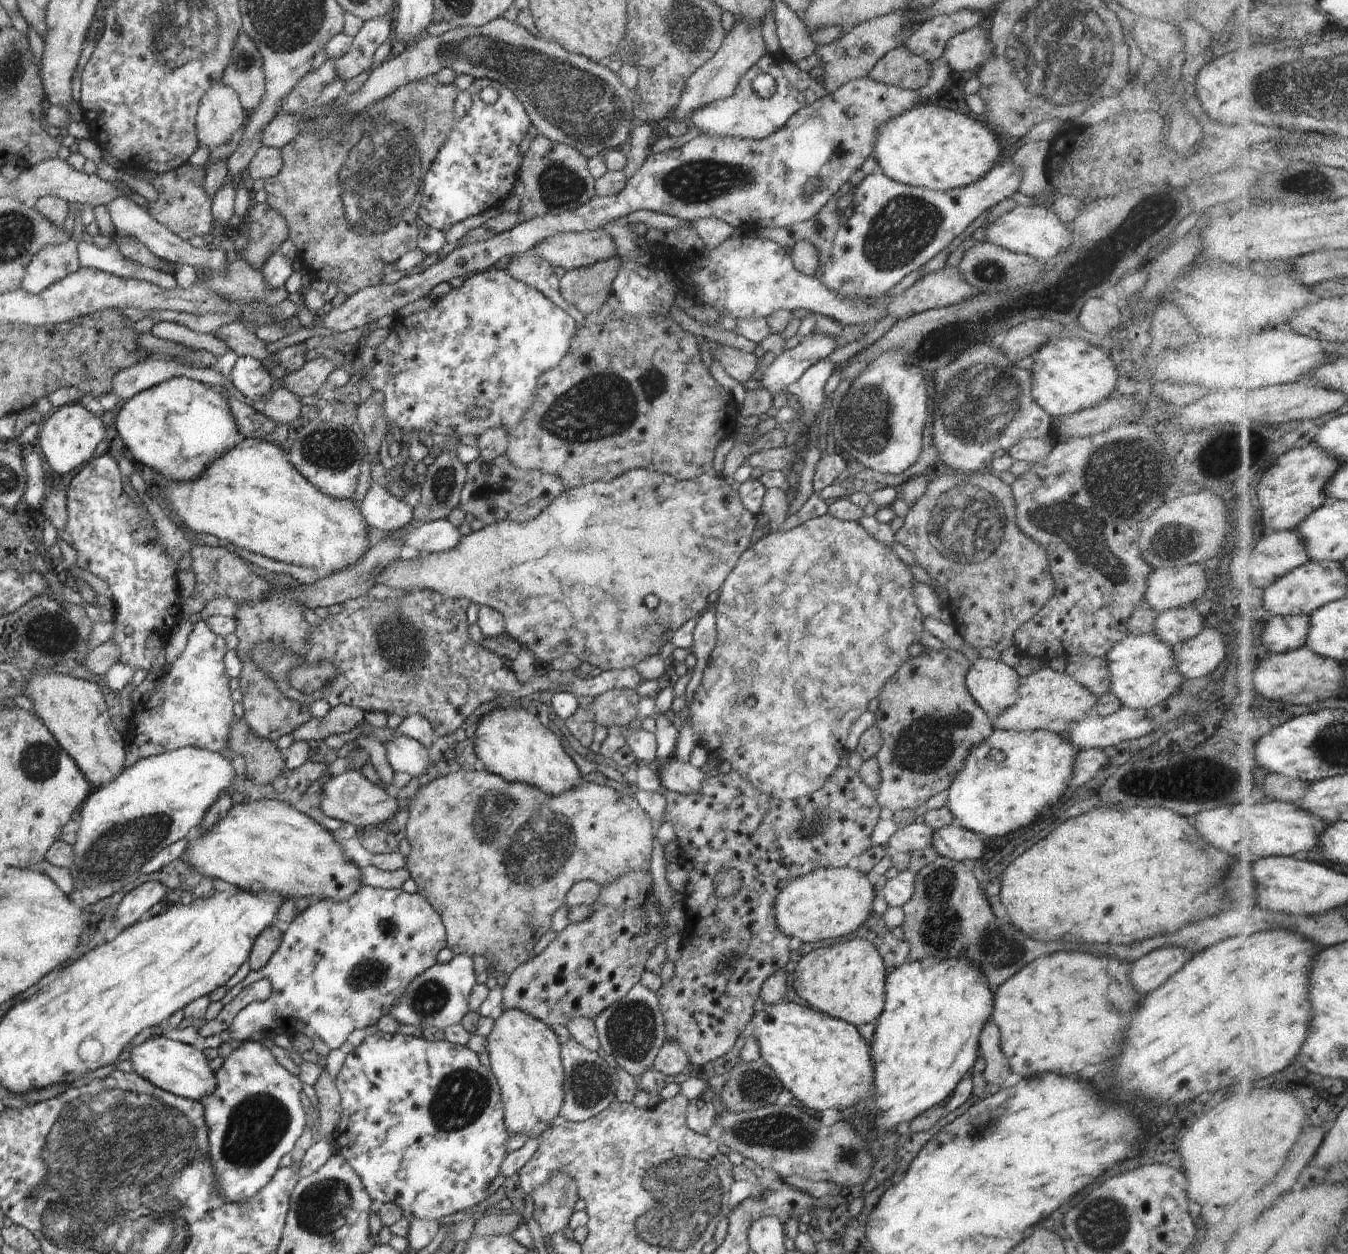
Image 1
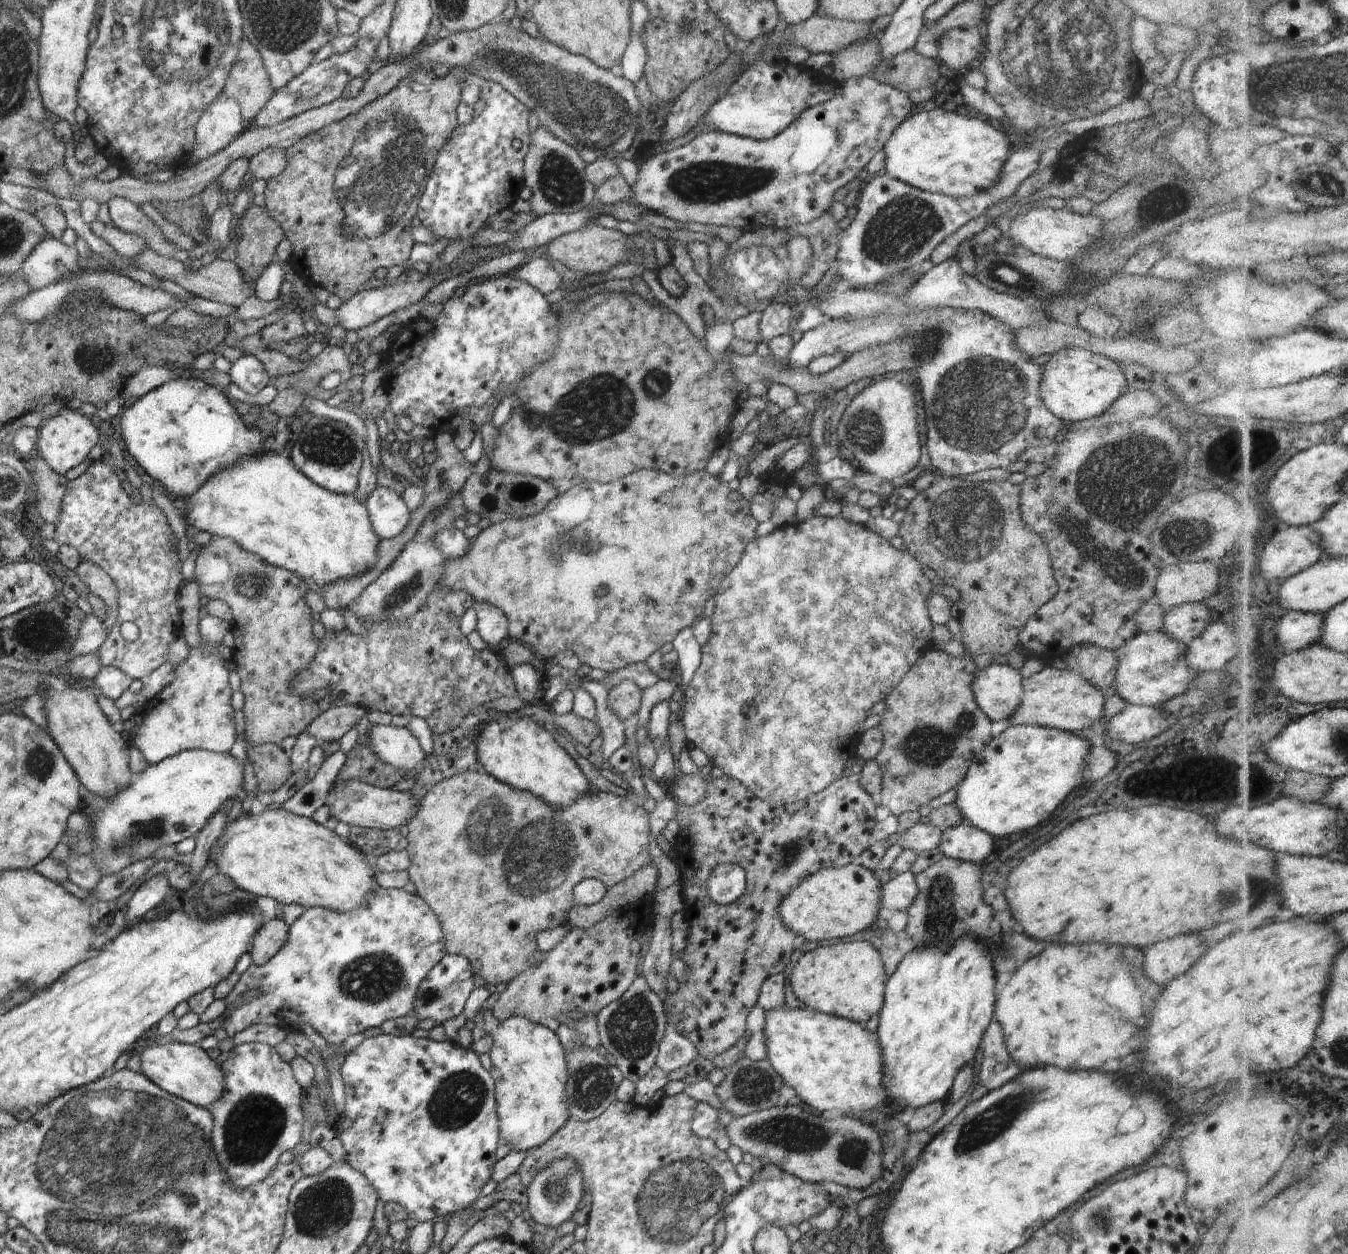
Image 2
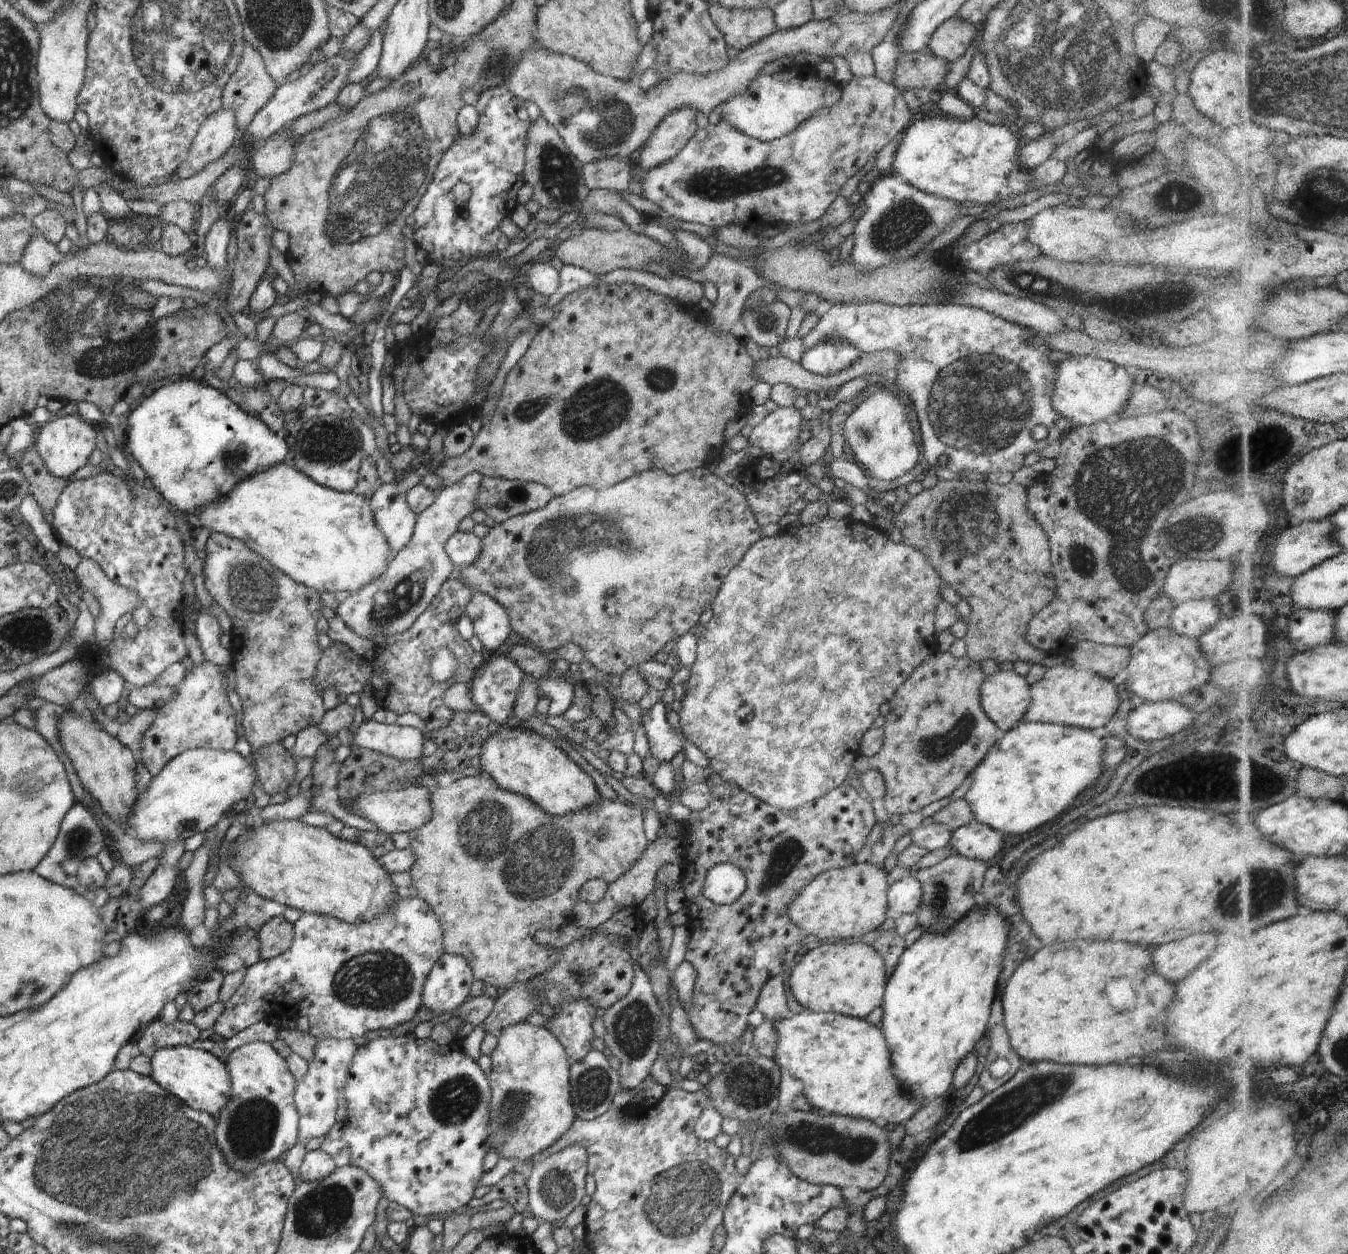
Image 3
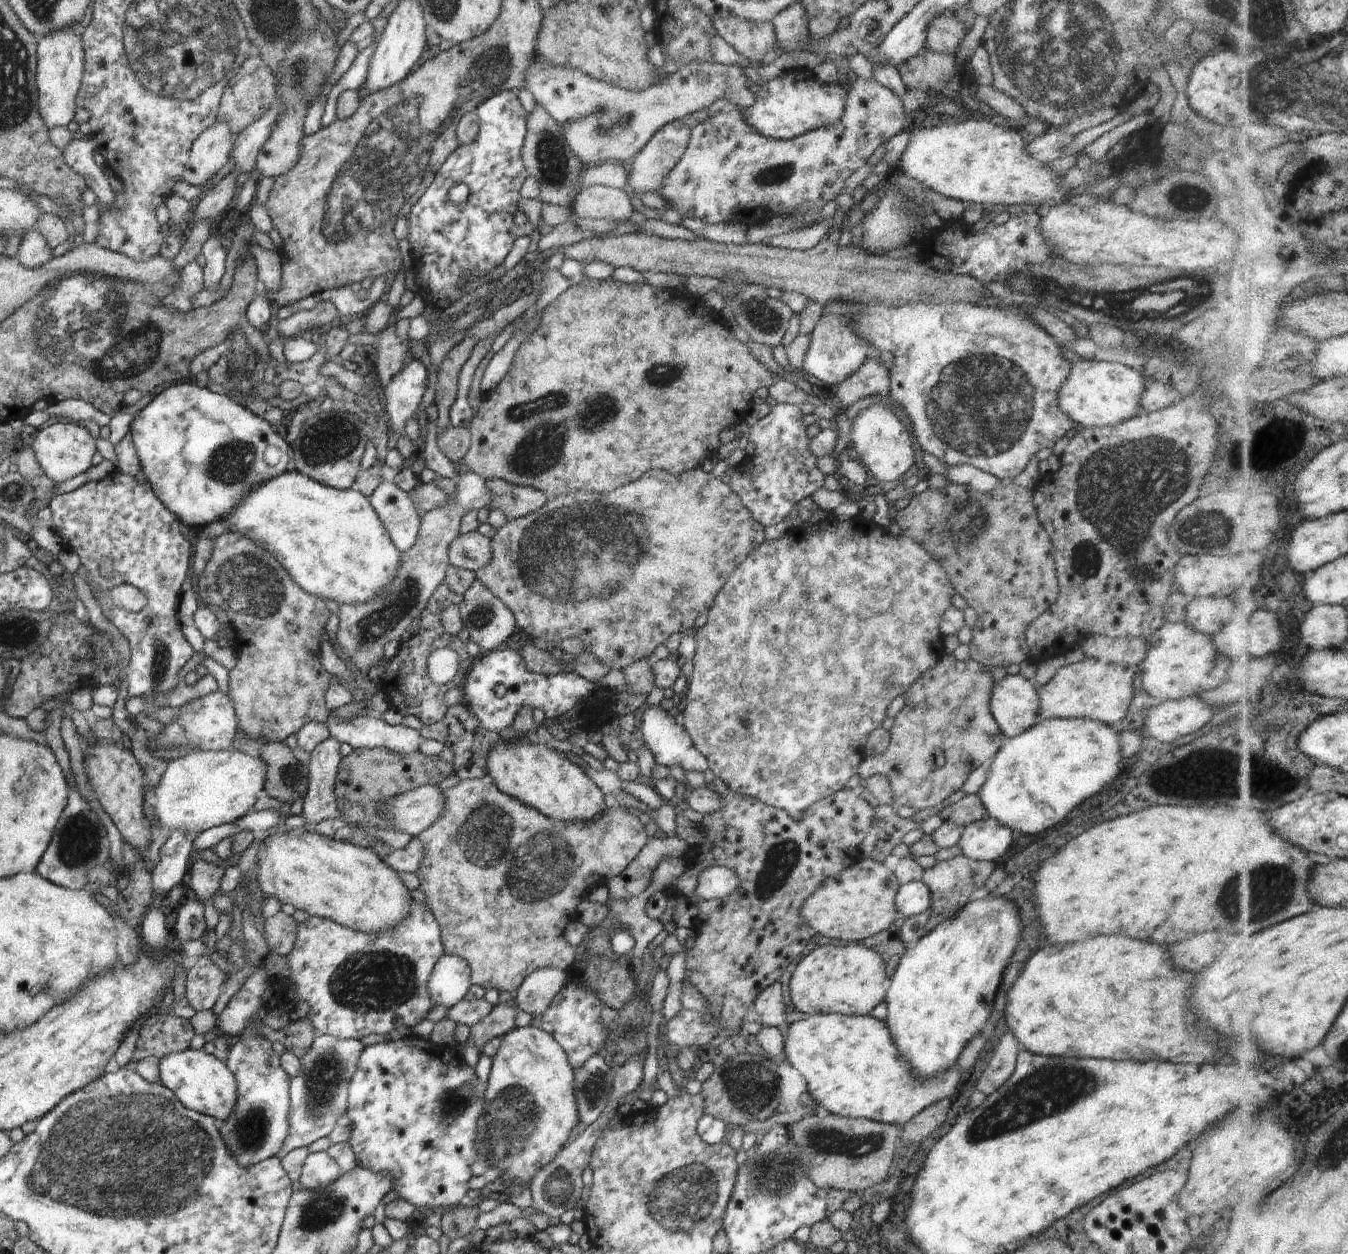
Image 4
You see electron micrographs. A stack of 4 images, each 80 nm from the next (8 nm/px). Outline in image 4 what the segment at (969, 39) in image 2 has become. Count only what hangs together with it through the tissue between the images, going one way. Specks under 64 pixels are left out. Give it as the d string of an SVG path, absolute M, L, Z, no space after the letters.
M946 11L934 15L927 24L927 49L934 53L946 53L955 55L968 28L960 19L956 18L954 12Z

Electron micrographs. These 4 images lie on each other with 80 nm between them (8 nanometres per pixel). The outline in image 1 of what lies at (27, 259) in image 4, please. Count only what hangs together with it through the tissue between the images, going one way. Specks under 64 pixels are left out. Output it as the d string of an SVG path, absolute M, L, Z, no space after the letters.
M73 237L55 245L42 247L26 265L22 288L30 294L40 294L80 267L77 240Z

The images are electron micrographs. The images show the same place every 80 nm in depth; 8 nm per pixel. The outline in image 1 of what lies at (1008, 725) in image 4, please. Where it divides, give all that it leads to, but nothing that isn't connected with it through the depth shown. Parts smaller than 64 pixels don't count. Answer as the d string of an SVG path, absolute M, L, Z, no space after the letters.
M980 657L965 676L970 696L982 707L994 724L997 718L1015 702L1019 691L1019 675L1002 660Z

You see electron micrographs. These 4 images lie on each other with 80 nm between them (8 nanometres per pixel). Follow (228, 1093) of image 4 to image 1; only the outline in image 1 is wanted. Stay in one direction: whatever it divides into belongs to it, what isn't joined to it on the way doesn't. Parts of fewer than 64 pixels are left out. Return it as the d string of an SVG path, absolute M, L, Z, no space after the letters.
M163 1036L152 1038L152 1040L149 1038L139 1046L133 1047L126 1057L132 1061L135 1072L143 1079L185 1099L200 1102L213 1093L217 1085L215 1071L208 1065L209 1061L202 1051L180 1041Z

